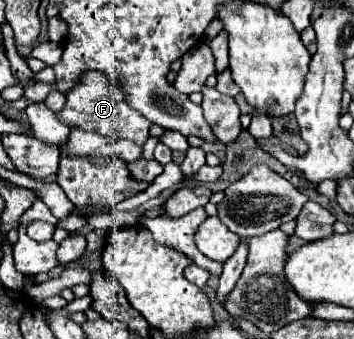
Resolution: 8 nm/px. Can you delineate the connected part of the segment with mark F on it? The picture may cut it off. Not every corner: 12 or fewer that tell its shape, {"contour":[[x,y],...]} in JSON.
{"contour":[[88,72],[56,116],[66,126],[148,140],[150,122],[106,74]]}

